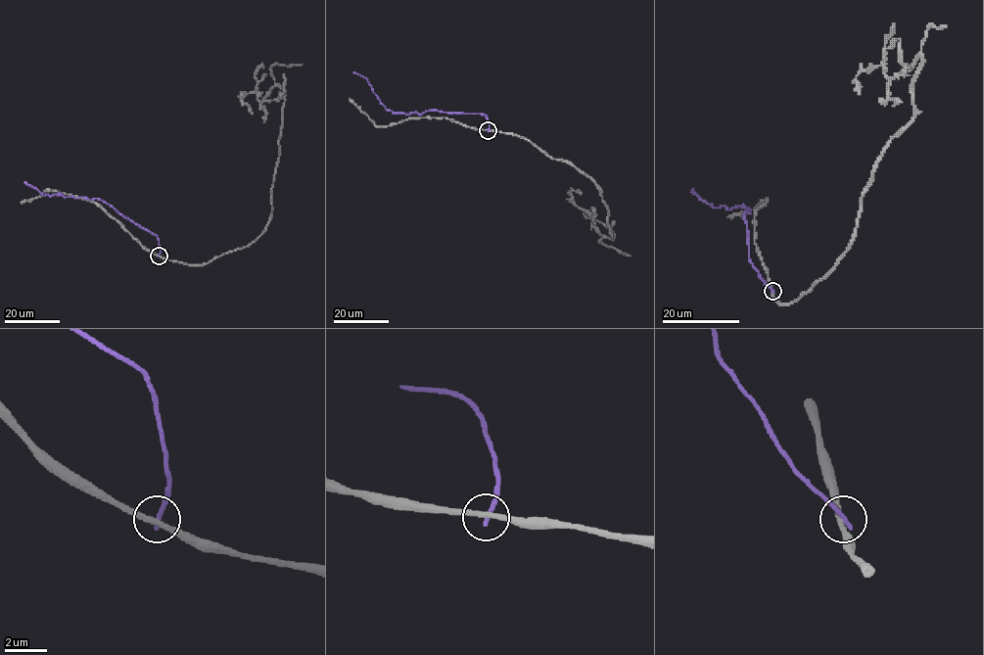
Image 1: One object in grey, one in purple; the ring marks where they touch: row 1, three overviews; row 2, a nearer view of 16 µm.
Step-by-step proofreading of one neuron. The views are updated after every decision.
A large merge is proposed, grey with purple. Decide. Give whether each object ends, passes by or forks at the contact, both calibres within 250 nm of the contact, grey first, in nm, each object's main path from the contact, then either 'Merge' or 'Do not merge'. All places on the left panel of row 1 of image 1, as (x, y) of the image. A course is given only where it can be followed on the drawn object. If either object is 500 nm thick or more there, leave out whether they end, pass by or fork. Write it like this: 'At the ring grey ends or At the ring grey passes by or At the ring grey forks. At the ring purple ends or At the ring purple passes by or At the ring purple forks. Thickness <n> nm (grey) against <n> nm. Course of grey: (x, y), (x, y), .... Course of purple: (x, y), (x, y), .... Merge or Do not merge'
At the ring grey passes by. At the ring purple ends. Thickness 260 nm (grey) against 240 nm. Course of grey: (159, 256), (203, 264), (247, 247), (268, 224), (282, 88), (261, 101), (255, 92), (242, 96), (253, 115). Course of purple: (159, 256), (157, 236), (100, 199), (65, 197), (60, 194), (43, 196), (24, 182). Do not merge

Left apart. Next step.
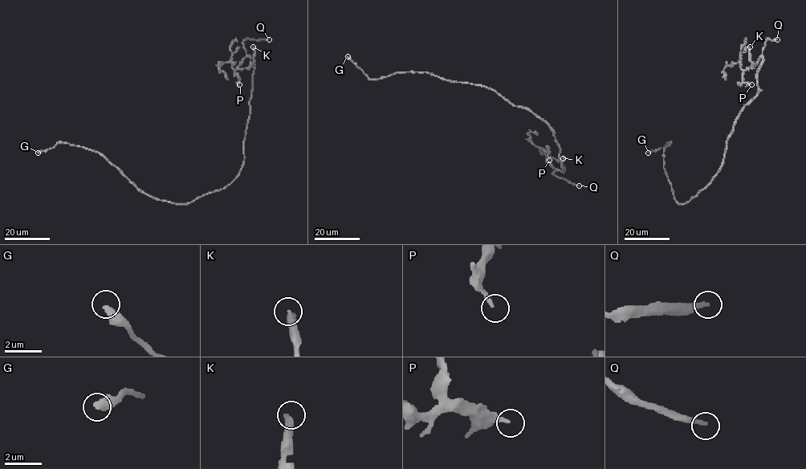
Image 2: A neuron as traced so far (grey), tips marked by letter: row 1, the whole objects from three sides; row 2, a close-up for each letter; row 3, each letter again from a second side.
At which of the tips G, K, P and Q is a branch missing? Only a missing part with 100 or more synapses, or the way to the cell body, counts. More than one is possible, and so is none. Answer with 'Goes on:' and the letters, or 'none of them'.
Goes on: Q

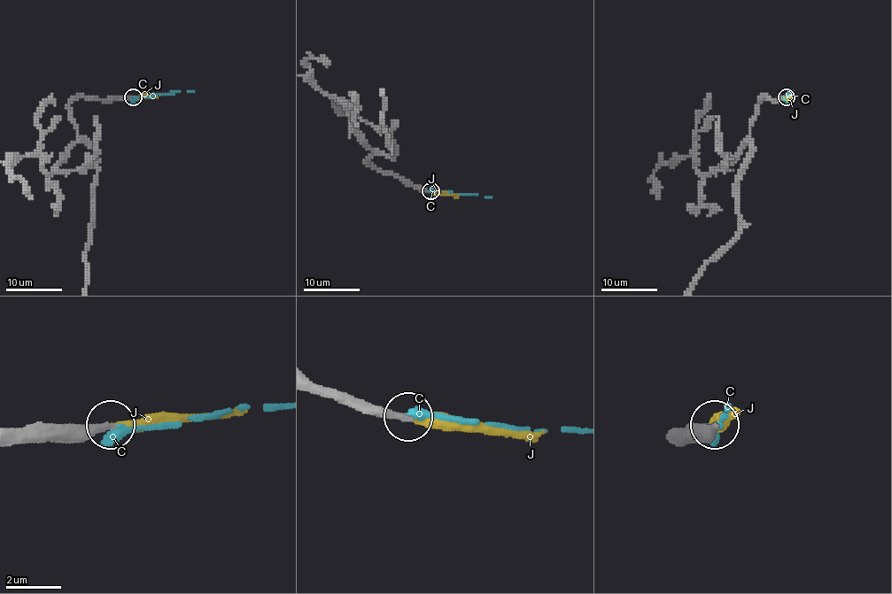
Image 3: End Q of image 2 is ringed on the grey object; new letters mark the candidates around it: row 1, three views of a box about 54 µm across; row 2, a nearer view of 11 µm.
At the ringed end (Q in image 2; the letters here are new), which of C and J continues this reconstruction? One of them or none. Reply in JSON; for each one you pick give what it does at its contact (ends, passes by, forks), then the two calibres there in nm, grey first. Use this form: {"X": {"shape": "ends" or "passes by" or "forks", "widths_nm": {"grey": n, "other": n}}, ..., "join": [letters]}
{"J": {"shape": "ends", "widths_nm": {"grey": 280, "other": 320}}, "join": ["J"]}

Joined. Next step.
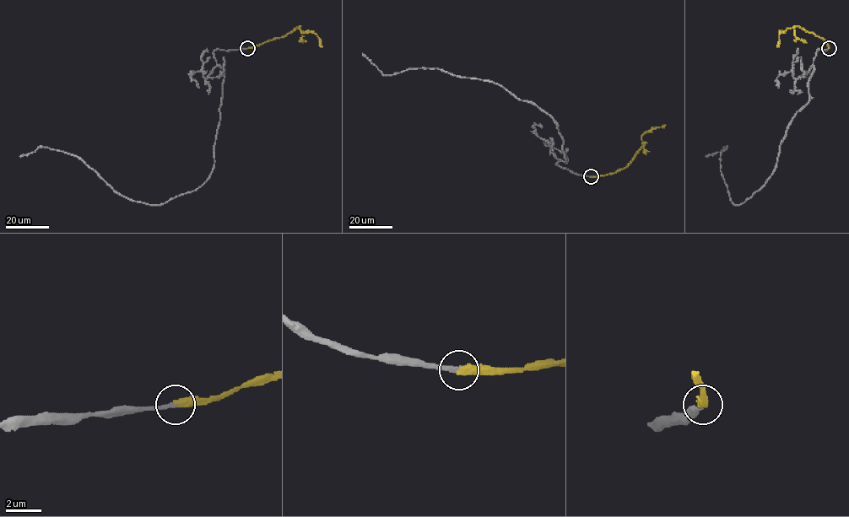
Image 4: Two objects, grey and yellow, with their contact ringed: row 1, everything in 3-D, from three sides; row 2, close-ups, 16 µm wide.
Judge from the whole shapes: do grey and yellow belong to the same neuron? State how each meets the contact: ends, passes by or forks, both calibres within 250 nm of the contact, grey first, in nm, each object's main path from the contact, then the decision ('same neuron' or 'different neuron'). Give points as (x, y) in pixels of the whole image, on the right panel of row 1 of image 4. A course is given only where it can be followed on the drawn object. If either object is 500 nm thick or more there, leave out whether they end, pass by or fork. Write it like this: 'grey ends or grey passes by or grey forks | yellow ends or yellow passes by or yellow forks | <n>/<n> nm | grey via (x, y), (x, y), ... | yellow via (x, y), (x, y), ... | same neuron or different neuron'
grey ends | yellow ends | 240/420 nm | grey via (828, 48), (817, 51), (809, 100), (762, 186), (734, 204), (720, 170), (727, 147), (705, 156) | yellow via (828, 48), (824, 39), (799, 26), (781, 32), (777, 47) | same neuron

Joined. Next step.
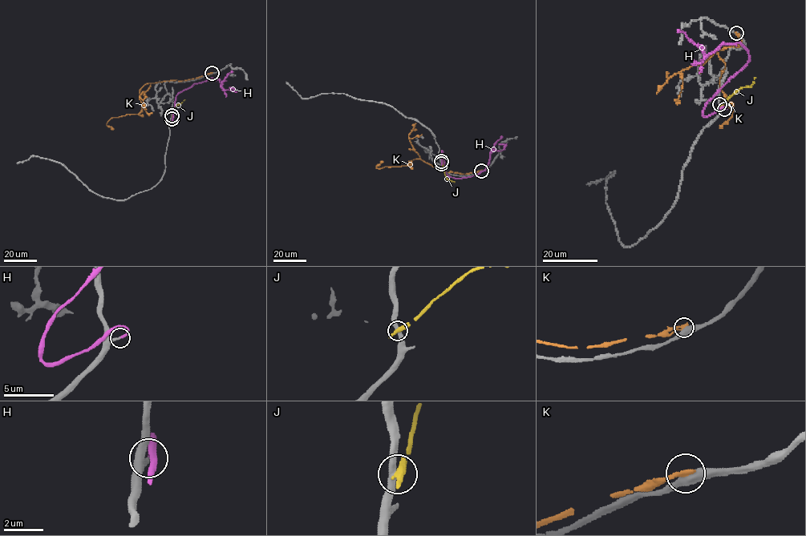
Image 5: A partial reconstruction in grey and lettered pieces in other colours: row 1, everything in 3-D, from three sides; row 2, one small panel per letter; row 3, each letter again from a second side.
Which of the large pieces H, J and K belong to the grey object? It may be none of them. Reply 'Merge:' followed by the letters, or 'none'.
Merge: H

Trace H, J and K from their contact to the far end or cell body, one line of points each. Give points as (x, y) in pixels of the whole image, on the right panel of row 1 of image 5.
H: (725, 109), (702, 114), (704, 105), (747, 63), (748, 51), (735, 42), (721, 45), (699, 62), (690, 57)
J: (720, 104), (740, 88), (749, 86), (755, 77)
K: (735, 32), (741, 40), (739, 46), (716, 50), (726, 68), (721, 90), (732, 108), (732, 115), (721, 127)

